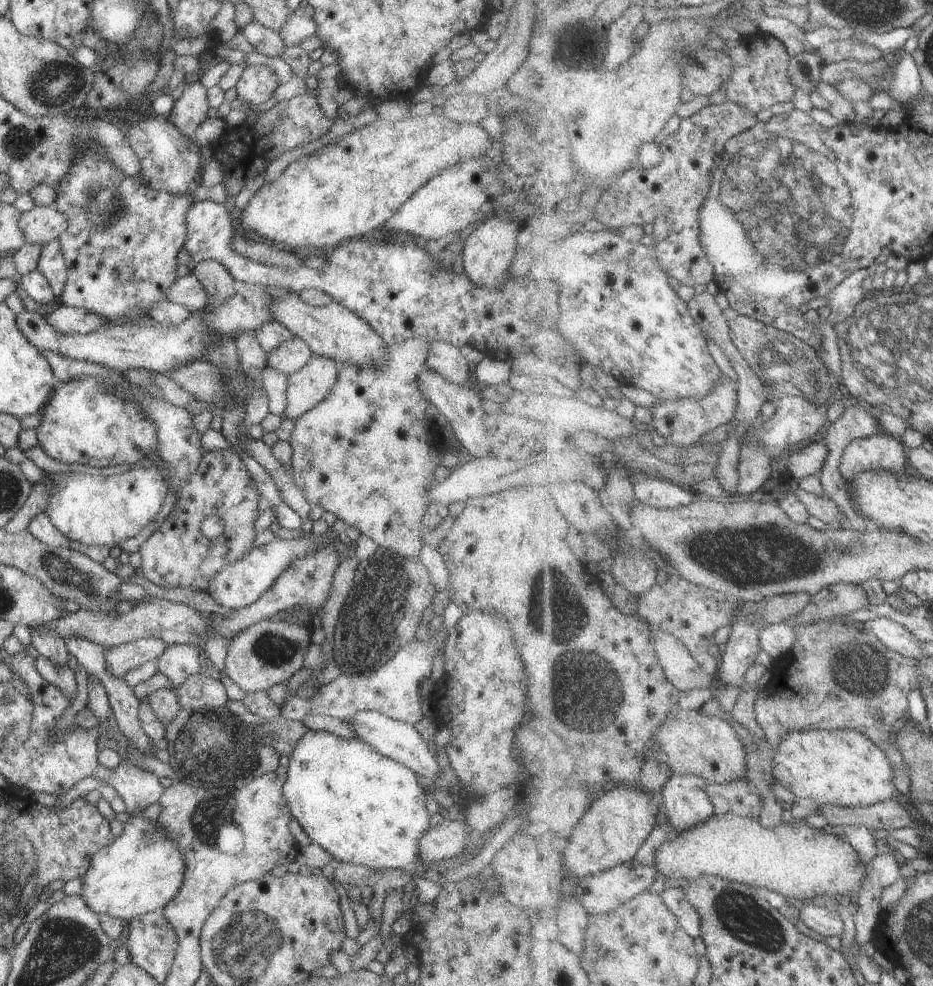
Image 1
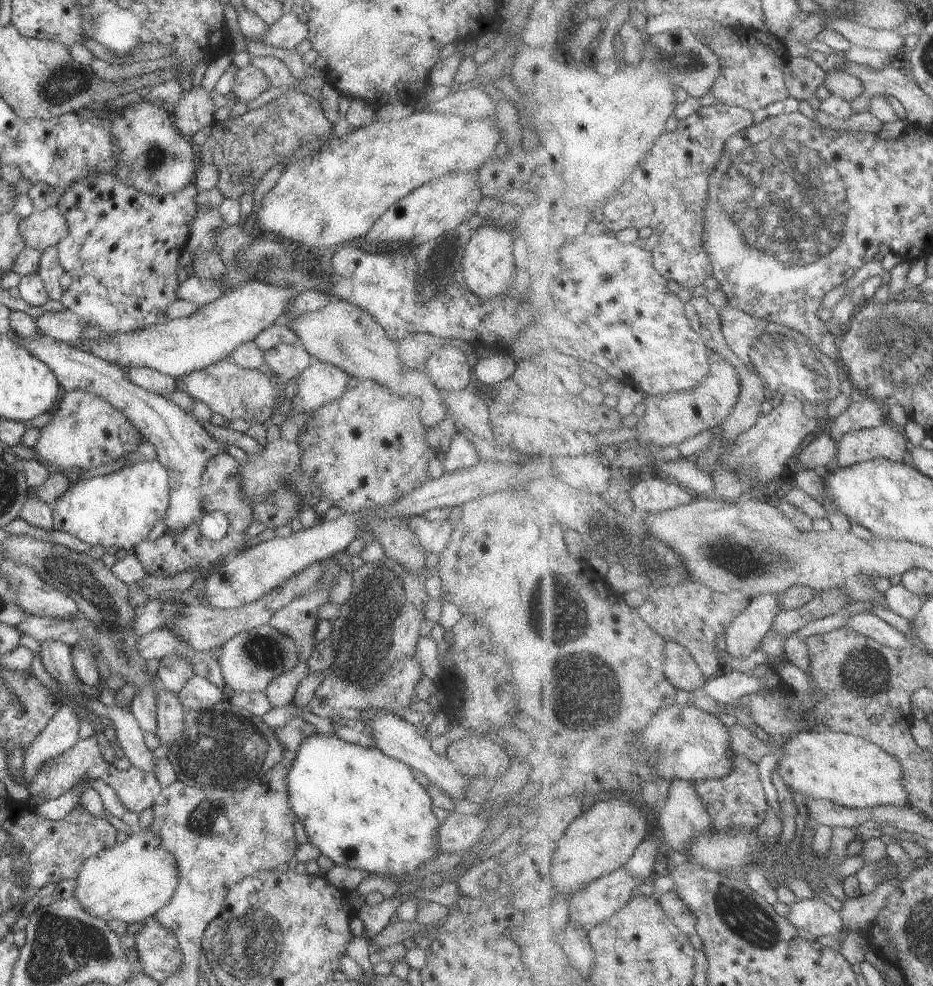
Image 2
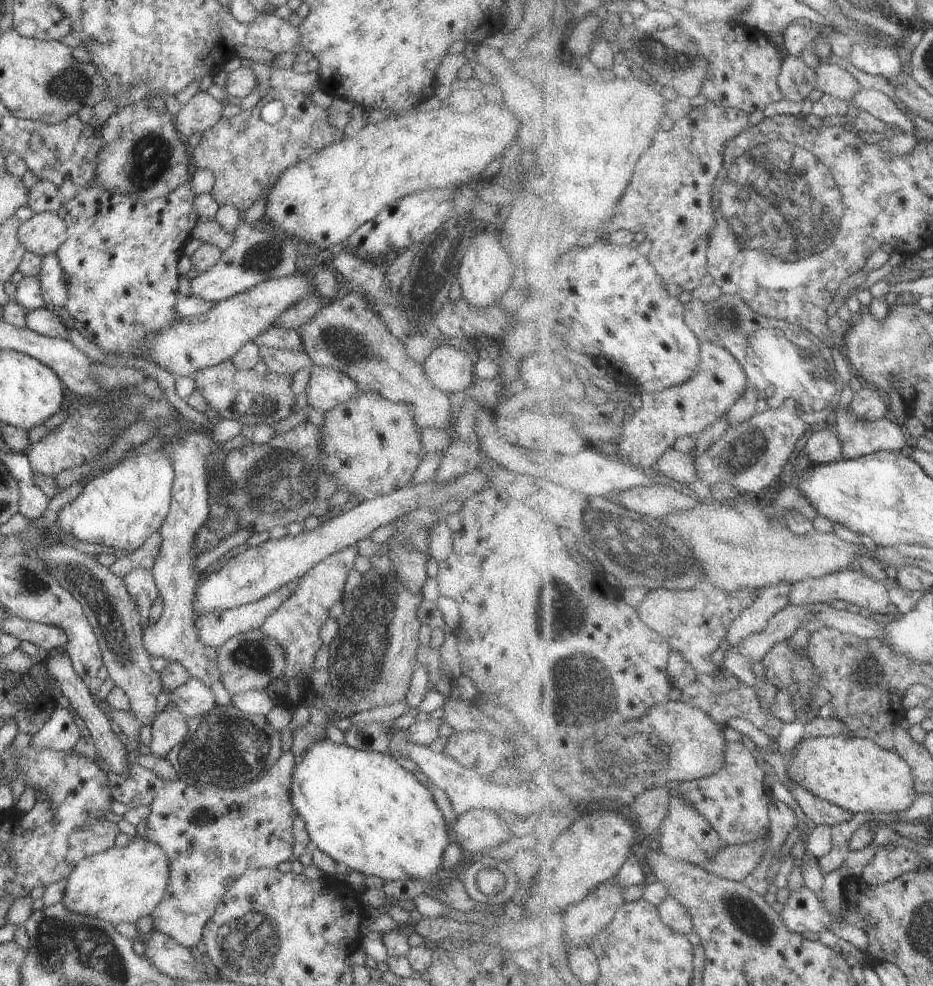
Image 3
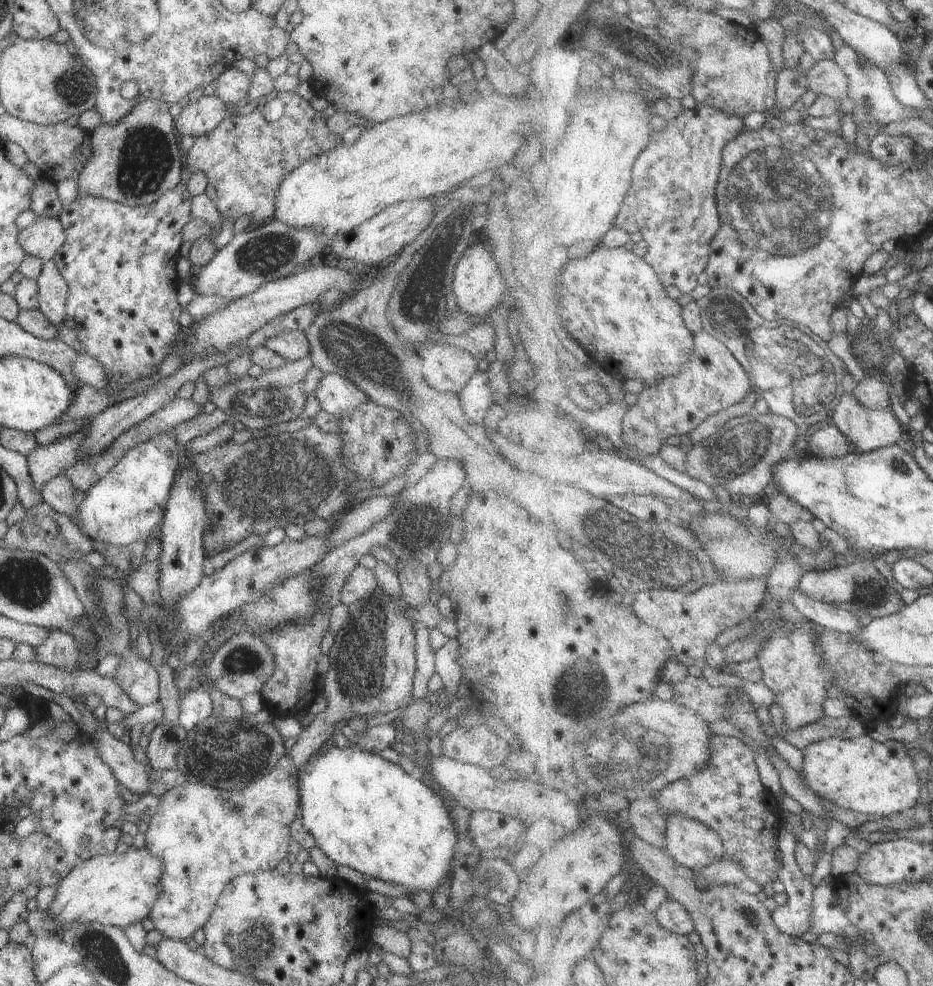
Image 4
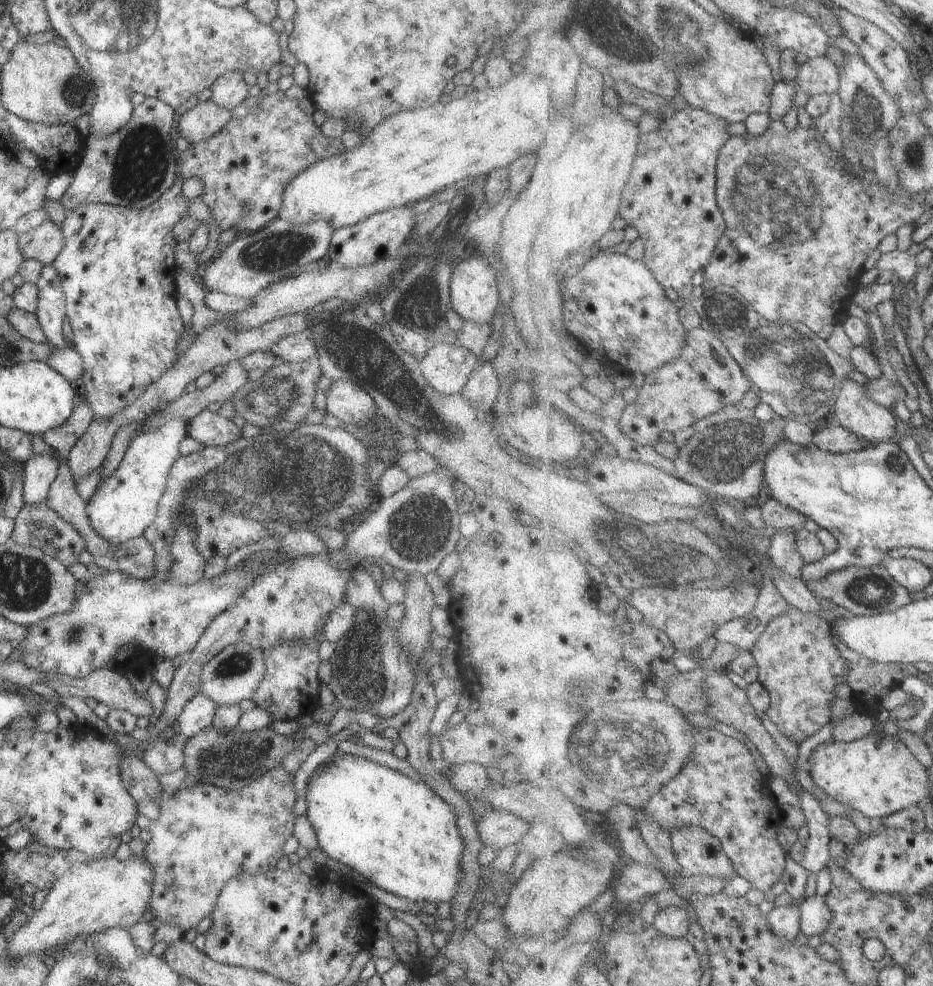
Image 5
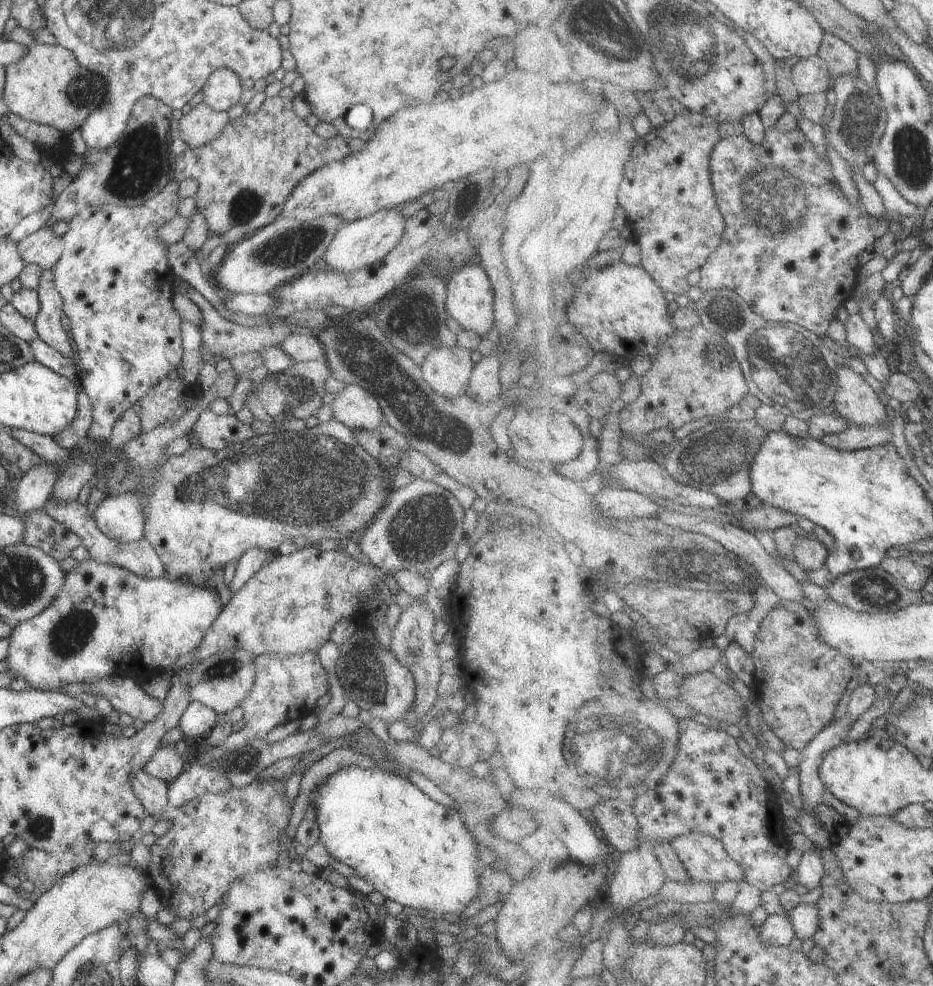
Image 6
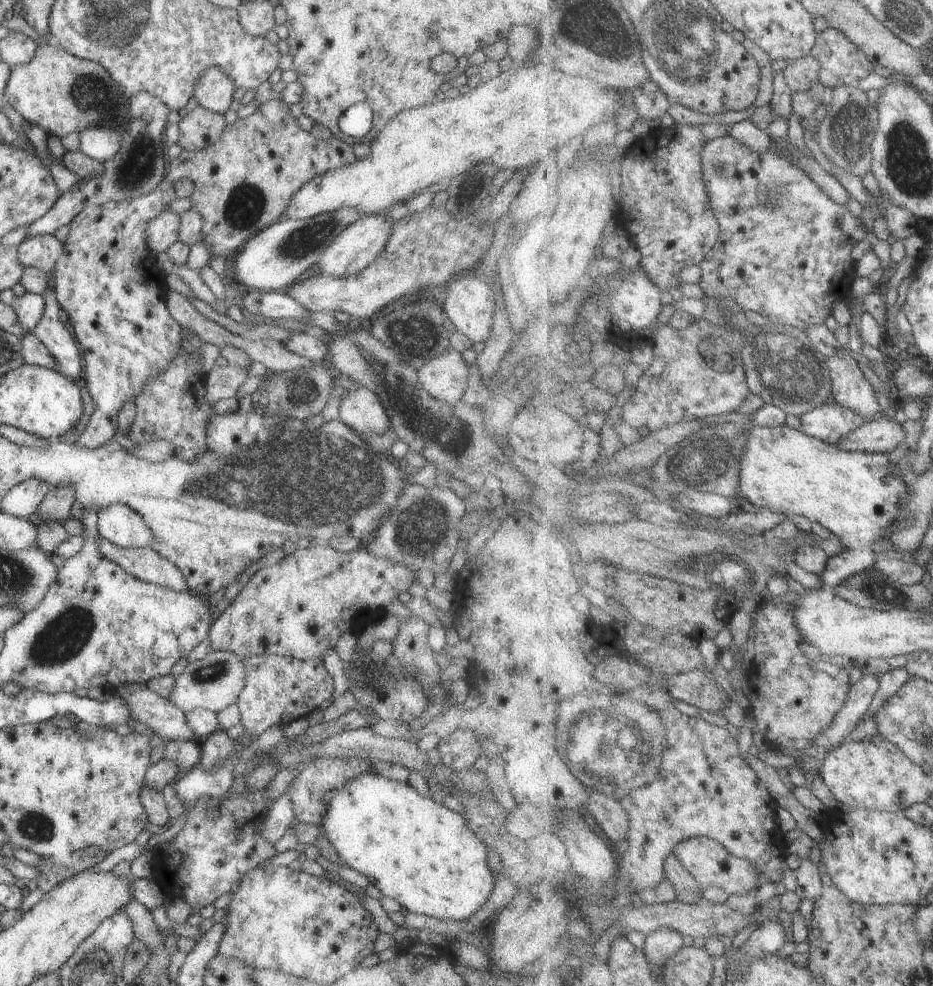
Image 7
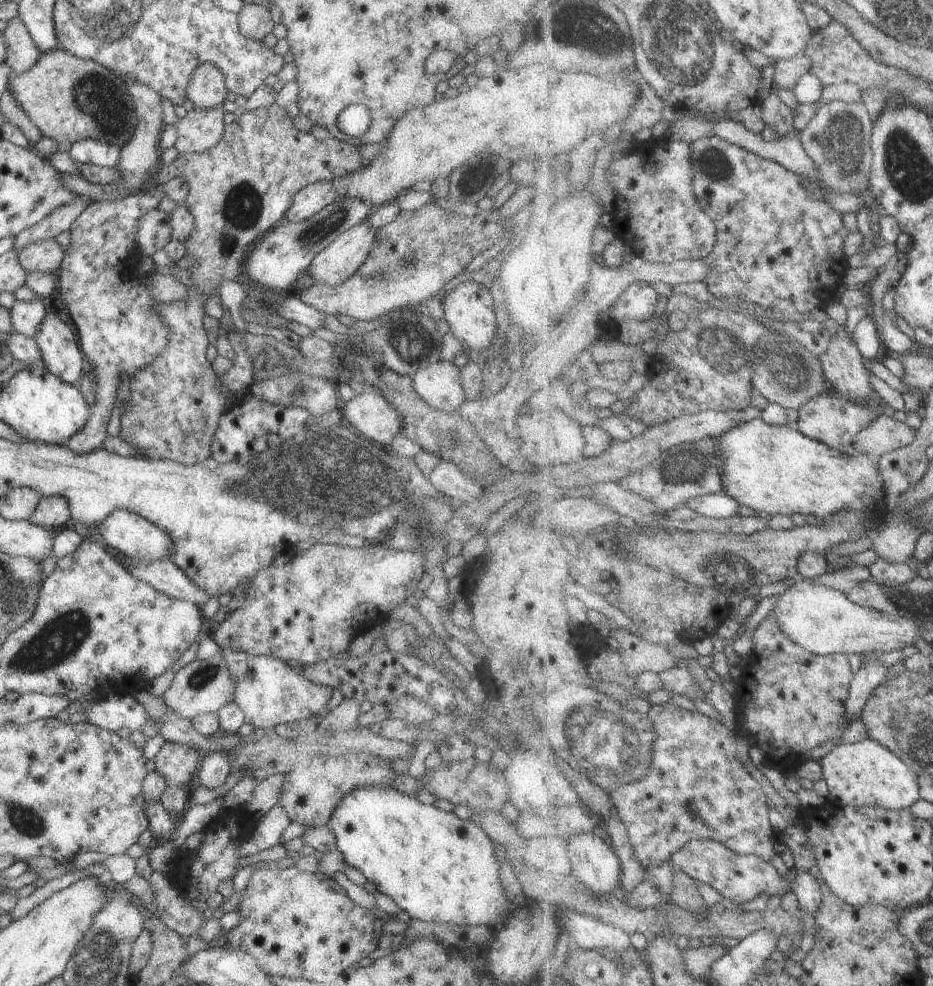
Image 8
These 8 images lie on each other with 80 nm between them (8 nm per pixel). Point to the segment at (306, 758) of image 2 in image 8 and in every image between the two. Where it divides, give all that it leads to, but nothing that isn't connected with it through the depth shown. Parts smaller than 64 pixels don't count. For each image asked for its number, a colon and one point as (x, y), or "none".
3: (361, 807)
4: (365, 812)
5: (397, 832)
6: (414, 850)
7: (419, 852)
8: (437, 867)

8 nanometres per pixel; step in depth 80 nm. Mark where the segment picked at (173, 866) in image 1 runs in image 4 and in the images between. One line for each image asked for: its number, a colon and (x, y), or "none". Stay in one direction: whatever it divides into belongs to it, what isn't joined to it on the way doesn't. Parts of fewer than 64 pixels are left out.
2: (130, 881)
3: (122, 884)
4: (118, 889)

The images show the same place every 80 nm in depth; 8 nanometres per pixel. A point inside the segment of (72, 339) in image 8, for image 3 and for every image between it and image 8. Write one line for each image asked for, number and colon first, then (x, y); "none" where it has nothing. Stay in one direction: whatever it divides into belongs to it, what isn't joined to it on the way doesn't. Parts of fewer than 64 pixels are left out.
3: (54, 289)
4: (53, 289)
5: (51, 302)
6: (47, 322)
7: (49, 329)

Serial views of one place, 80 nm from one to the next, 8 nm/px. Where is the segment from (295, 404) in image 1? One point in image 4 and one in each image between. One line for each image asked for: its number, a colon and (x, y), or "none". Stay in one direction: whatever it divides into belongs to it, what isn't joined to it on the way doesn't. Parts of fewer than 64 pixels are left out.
2: (319, 383)
3: (327, 387)
4: (336, 394)

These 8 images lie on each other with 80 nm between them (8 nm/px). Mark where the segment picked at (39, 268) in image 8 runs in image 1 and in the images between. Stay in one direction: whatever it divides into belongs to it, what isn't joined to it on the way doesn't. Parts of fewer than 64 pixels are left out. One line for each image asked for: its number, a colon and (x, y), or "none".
1: (41, 224)
2: (43, 228)
3: (44, 232)
4: (43, 238)
5: (43, 243)
6: (43, 247)
7: (41, 251)

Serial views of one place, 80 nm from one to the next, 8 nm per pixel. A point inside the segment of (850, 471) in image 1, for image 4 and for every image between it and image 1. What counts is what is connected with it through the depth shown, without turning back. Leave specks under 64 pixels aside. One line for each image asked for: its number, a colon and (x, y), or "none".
2: (886, 442)
3: (861, 438)
4: (869, 429)

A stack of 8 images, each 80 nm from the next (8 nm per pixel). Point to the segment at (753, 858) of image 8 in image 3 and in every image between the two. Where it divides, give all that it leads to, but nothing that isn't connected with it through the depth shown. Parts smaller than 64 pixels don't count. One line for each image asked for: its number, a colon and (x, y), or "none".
3: (687, 835)
4: (690, 841)
5: (700, 852)
6: (706, 857)
7: (712, 864)

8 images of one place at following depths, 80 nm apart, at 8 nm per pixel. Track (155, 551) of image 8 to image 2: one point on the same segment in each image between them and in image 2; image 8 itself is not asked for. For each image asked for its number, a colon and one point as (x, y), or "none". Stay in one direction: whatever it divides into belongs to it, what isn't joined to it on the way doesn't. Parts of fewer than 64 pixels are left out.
2: (118, 509)
3: (122, 507)
4: (126, 504)
5: (124, 504)
6: (121, 517)
7: (118, 523)

